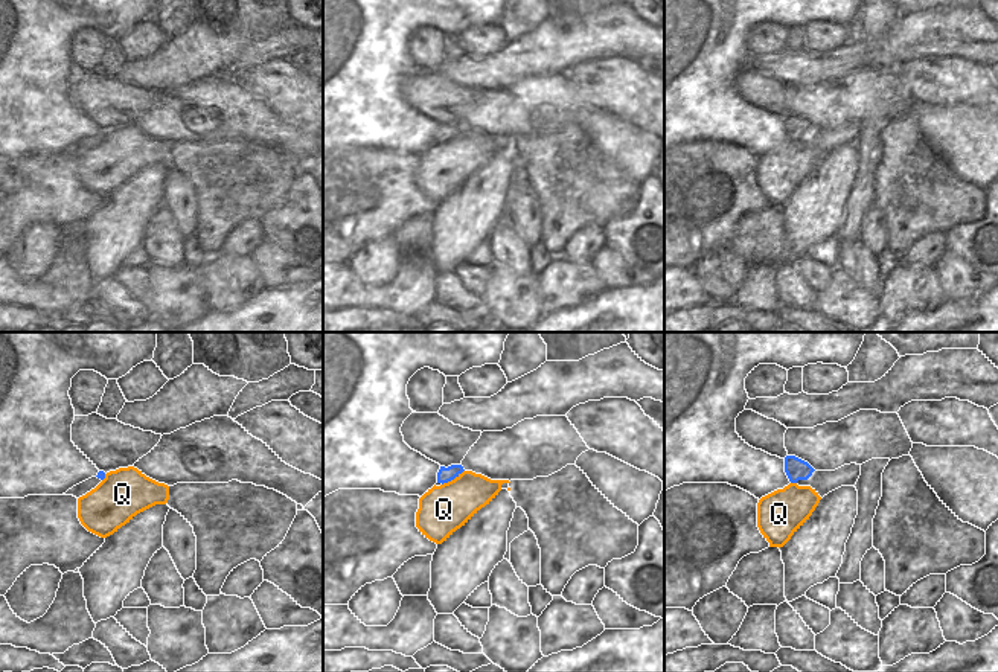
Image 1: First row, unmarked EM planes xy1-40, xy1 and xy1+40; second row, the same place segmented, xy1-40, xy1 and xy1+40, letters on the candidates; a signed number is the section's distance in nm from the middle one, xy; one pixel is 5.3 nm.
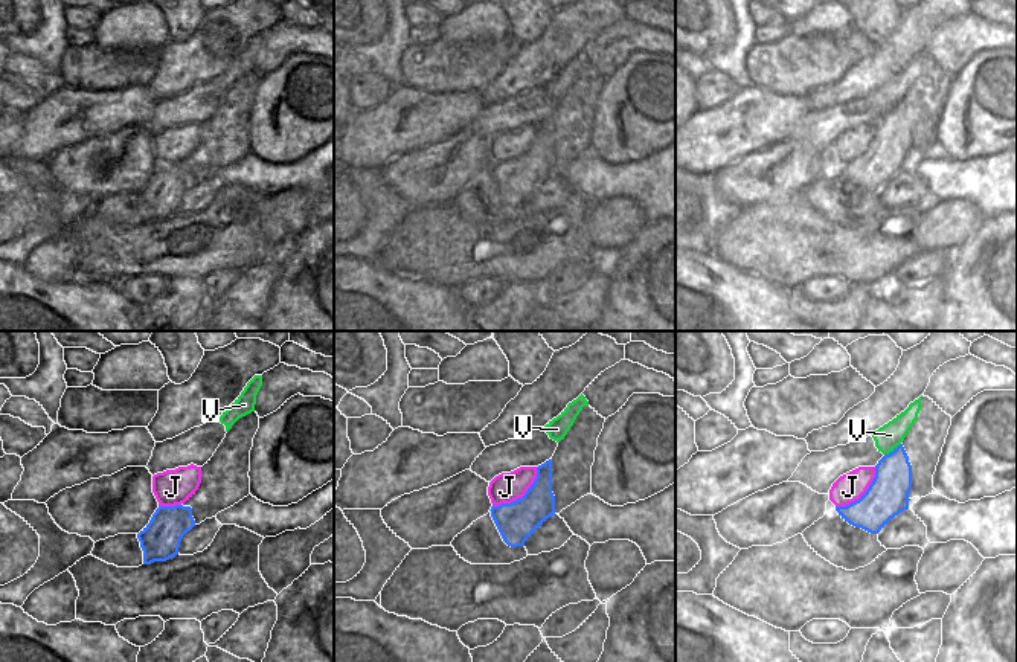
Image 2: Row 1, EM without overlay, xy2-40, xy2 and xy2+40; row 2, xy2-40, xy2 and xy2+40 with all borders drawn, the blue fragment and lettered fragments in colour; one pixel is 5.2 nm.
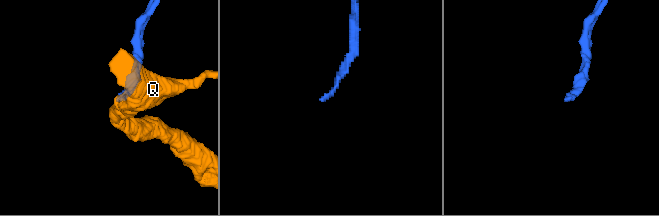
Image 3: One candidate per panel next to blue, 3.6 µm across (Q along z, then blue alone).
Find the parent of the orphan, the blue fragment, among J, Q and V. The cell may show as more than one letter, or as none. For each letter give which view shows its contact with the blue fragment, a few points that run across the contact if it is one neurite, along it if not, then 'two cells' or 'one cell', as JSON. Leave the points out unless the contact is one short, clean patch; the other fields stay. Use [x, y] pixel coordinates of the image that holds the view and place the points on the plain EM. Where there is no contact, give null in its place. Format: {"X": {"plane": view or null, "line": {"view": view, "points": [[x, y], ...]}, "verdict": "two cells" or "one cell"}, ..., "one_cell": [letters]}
{"J": {"plane": "xy2", "line": {"view": "xy2", "points": [[537, 125], [534, 141], [522, 154], [493, 163]]}, "verdict": "two cells"}, "Q": {"plane": "xy1", "line": {"view": "xy1", "points": [[463, 128], [442, 144]]}, "verdict": "two cells"}, "V": {"plane": "xy2+40", "line": {"view": "xy2+40", "points": [[900, 101], [885, 113]]}, "verdict": "two cells"}, "one_cell": []}

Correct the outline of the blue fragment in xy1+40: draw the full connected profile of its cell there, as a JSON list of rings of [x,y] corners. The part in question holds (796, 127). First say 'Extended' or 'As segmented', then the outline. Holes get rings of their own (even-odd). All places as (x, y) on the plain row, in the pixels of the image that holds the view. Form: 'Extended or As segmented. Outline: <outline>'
As segmented. Outline: [[[795,114],[785,116],[785,131],[791,142],[797,142],[798,139],[808,139],[815,128],[804,119]]]

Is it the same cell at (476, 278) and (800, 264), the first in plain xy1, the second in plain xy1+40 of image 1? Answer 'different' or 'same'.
same

